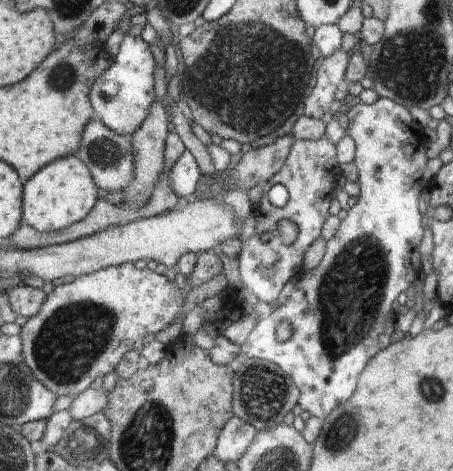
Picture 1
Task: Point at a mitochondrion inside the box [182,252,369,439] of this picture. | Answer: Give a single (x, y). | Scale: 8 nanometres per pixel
(267, 400)

